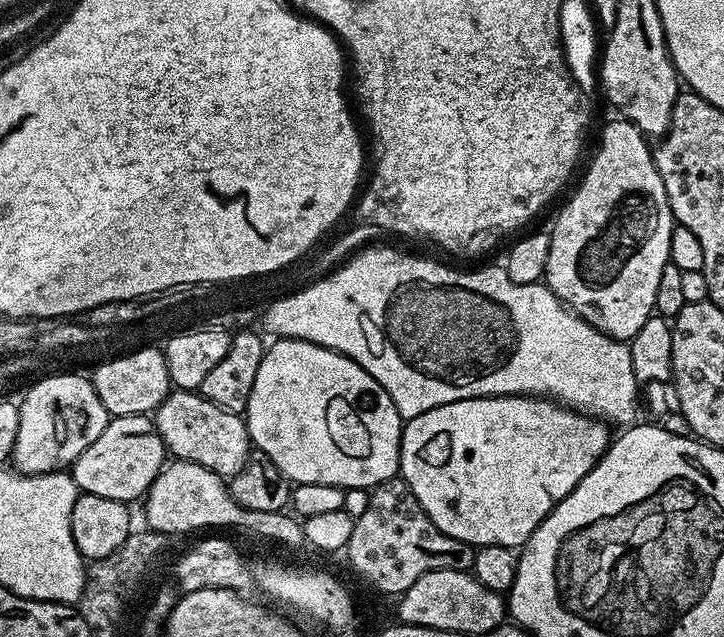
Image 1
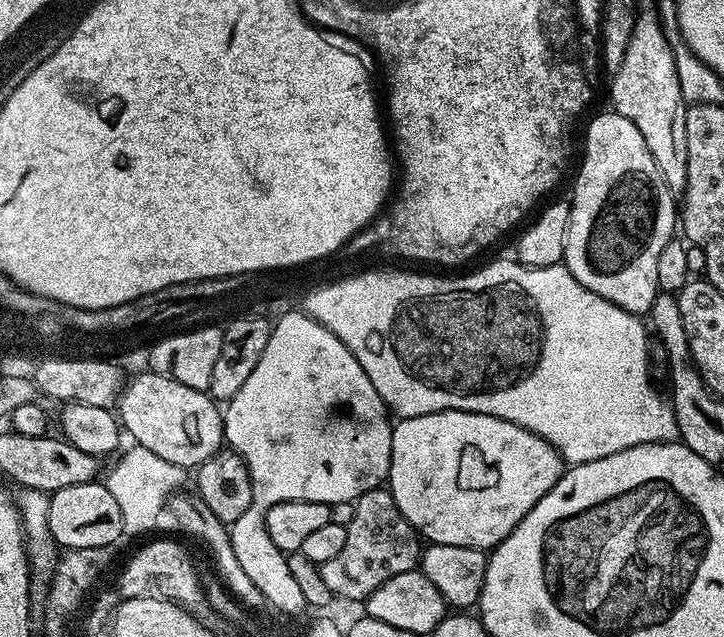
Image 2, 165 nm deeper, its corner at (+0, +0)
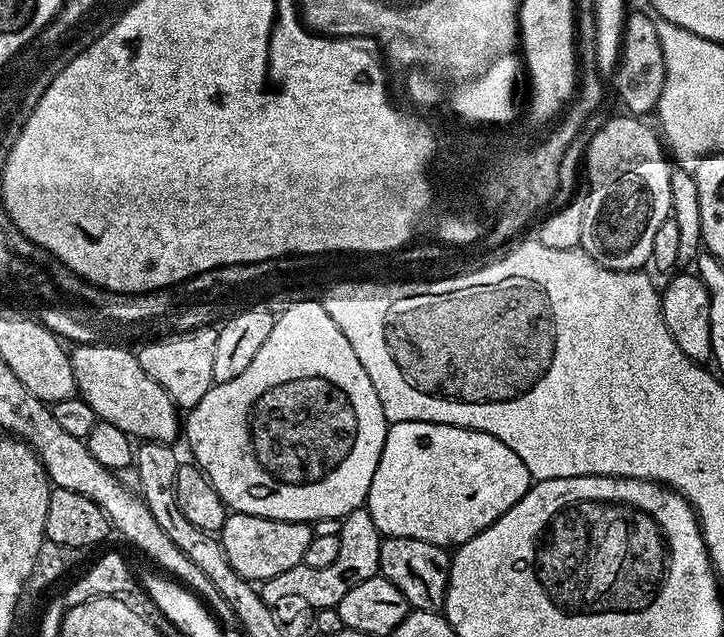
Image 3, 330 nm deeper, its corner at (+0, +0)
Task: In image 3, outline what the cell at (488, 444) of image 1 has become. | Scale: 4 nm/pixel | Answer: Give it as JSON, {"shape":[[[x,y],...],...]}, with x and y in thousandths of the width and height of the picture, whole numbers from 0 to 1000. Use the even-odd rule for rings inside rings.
{"shape":[[[537,666],[506,796],[526,843],[577,845],[623,862],[649,851],[710,794],[738,755],[721,719],[682,681],[626,666]]]}

